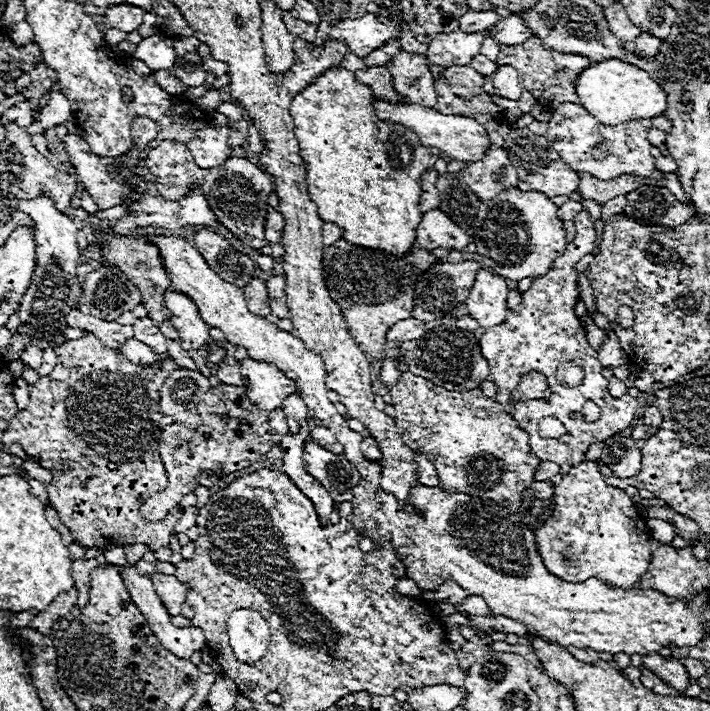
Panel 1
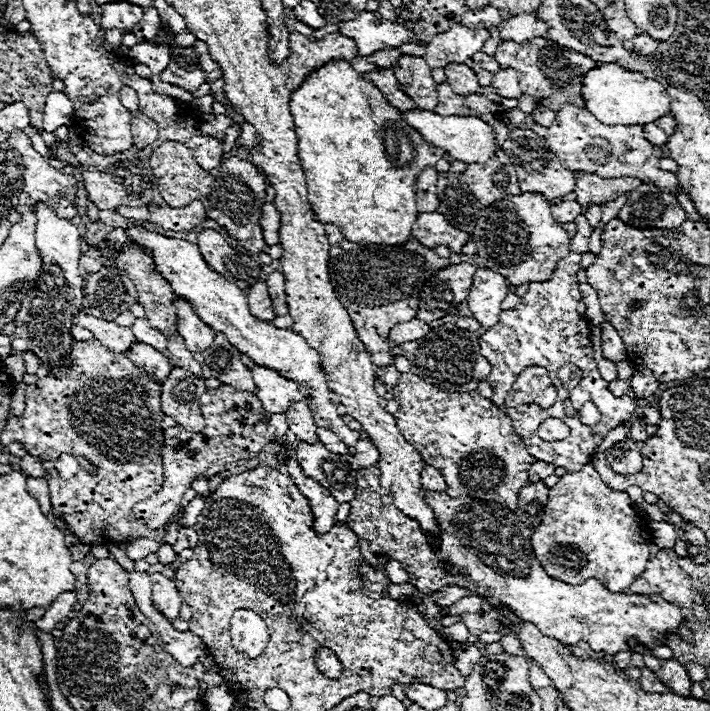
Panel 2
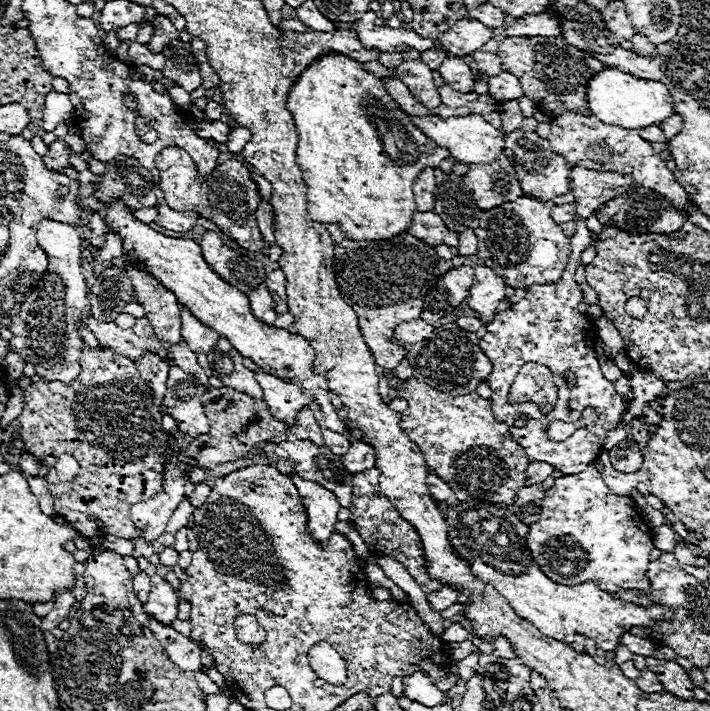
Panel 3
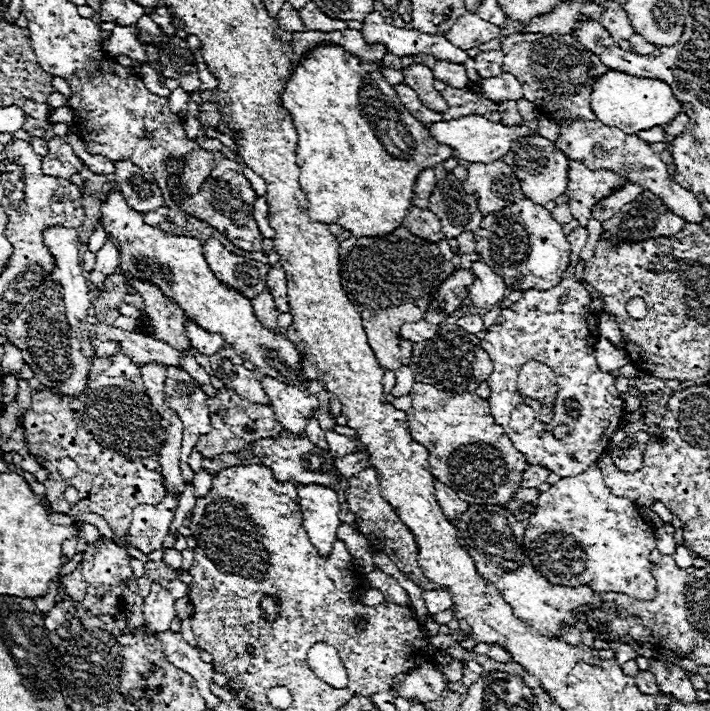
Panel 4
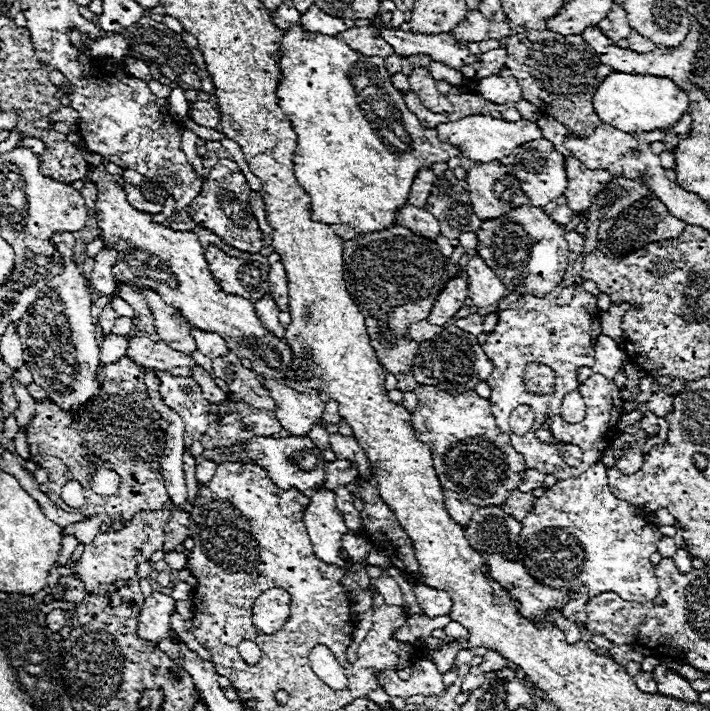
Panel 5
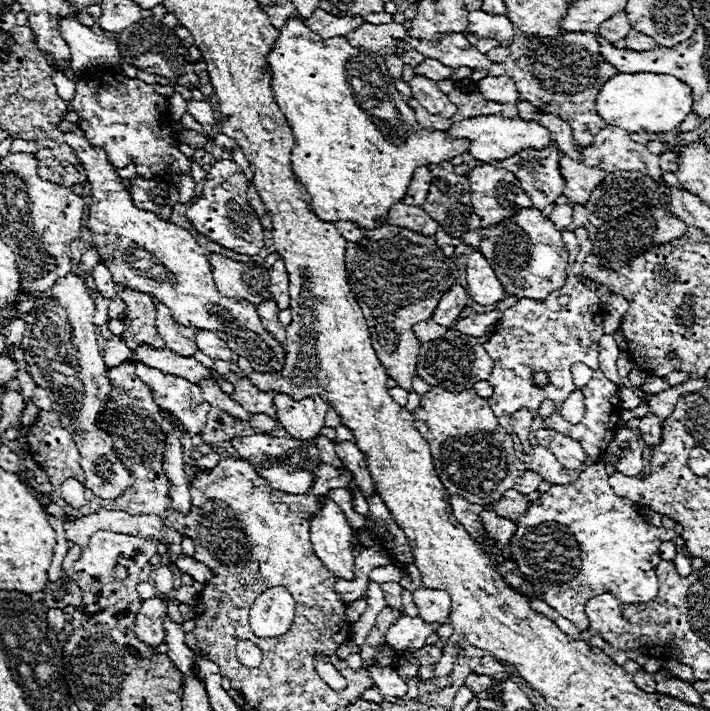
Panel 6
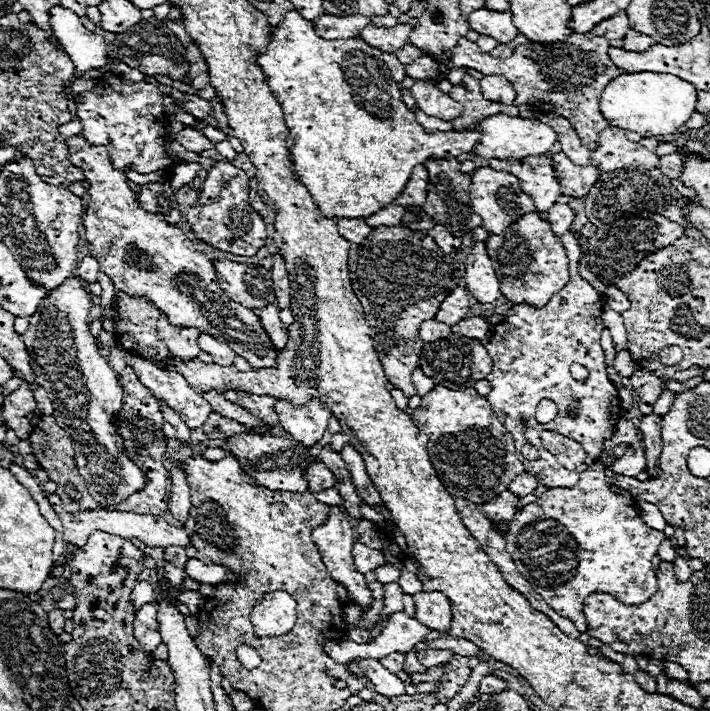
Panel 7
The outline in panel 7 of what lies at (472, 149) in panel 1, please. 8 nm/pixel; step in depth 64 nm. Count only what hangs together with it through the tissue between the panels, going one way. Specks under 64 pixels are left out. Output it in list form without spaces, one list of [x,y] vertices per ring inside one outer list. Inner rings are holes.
[[[494,114],[480,124],[474,124],[472,128],[480,128],[482,140],[474,148],[474,152],[480,158],[524,158],[524,156],[538,156],[548,152],[556,142],[558,134],[548,124],[536,120],[536,118],[520,118],[520,116],[506,116],[506,114]]]

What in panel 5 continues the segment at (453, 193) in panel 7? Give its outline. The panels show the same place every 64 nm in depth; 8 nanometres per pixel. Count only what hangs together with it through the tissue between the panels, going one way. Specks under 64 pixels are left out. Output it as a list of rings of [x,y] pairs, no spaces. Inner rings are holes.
[[[434,164],[430,168],[436,176],[434,190],[426,202],[426,210],[438,218],[442,234],[446,238],[458,238],[462,232],[476,232],[482,220],[474,214],[470,194],[466,194],[466,182],[458,180],[448,164]]]

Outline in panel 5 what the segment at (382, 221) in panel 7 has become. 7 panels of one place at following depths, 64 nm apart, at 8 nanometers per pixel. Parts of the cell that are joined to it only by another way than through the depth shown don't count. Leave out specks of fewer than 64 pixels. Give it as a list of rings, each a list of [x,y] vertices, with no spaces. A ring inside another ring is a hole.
[[[402,206],[402,210],[398,210],[396,214],[396,224],[406,226],[408,230],[414,230],[414,234],[422,234],[426,238],[436,238],[440,234],[440,224],[438,220],[426,212],[424,208],[416,208],[416,206]]]

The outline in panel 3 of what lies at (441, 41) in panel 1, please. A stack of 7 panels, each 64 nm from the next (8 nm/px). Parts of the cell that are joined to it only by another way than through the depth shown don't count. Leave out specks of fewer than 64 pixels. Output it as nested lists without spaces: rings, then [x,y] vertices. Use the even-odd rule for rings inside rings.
[[[474,18],[458,20],[450,30],[442,34],[442,44],[450,46],[452,56],[468,56],[480,50],[488,40],[494,38],[494,30]],[[426,50],[426,52],[422,52],[420,54],[420,58],[422,58],[422,62],[426,62],[432,70],[436,70],[436,66],[440,66],[442,64],[442,60],[446,58],[446,54],[444,54],[444,50]]]

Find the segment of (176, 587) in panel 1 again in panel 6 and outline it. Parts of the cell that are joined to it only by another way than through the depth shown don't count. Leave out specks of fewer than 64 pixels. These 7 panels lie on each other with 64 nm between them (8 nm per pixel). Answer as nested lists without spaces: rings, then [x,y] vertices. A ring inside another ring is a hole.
[[[154,596],[150,600],[144,600],[140,606],[140,612],[134,622],[134,632],[136,638],[146,642],[148,646],[158,646],[164,642],[164,628],[162,628],[162,618],[166,614],[166,600]]]

